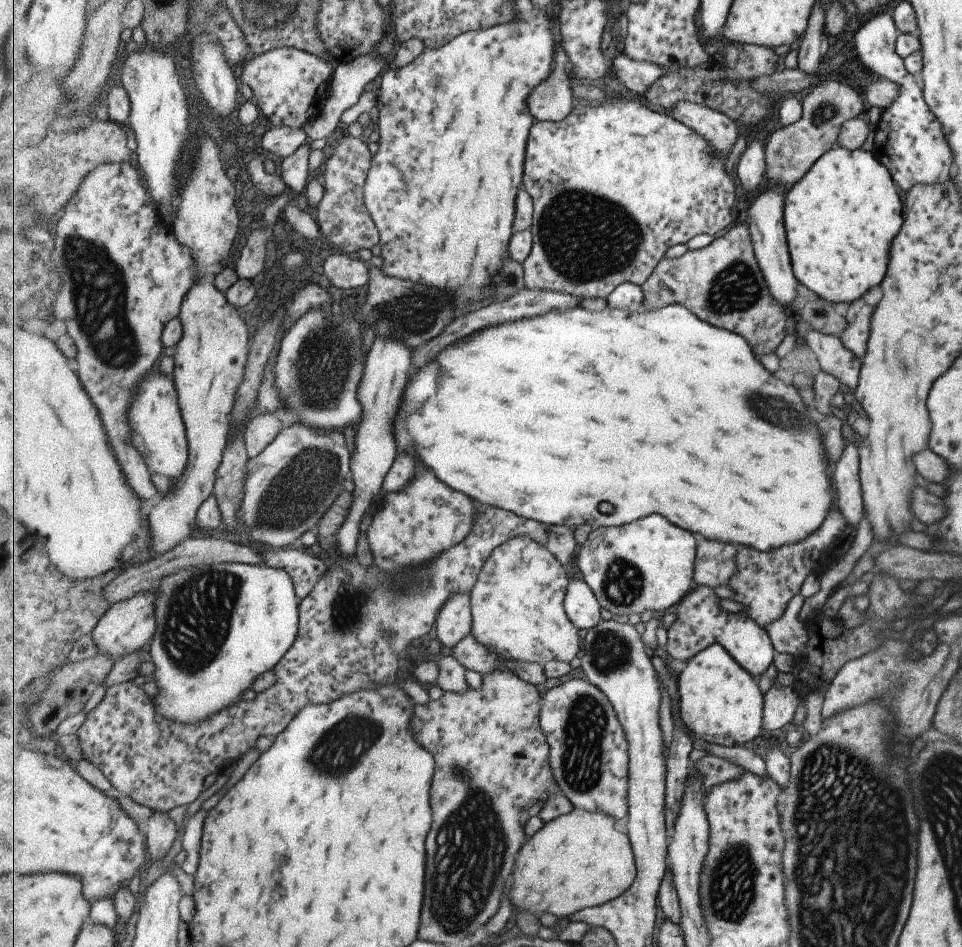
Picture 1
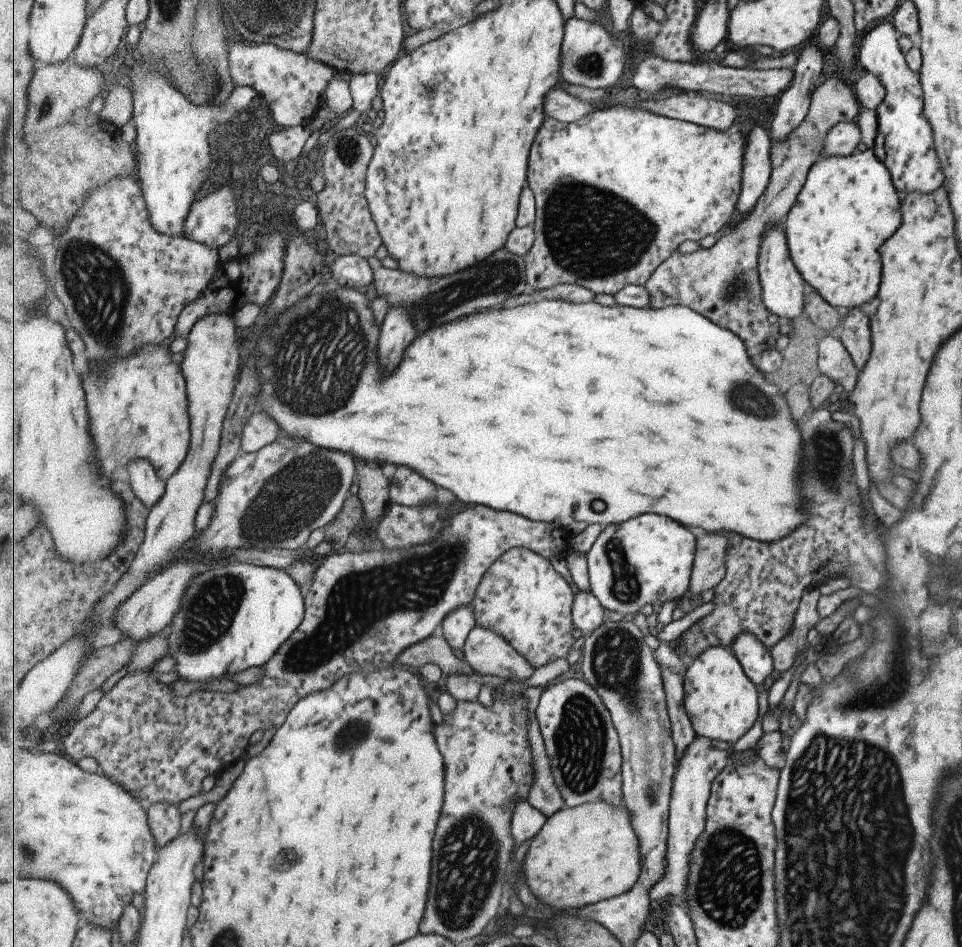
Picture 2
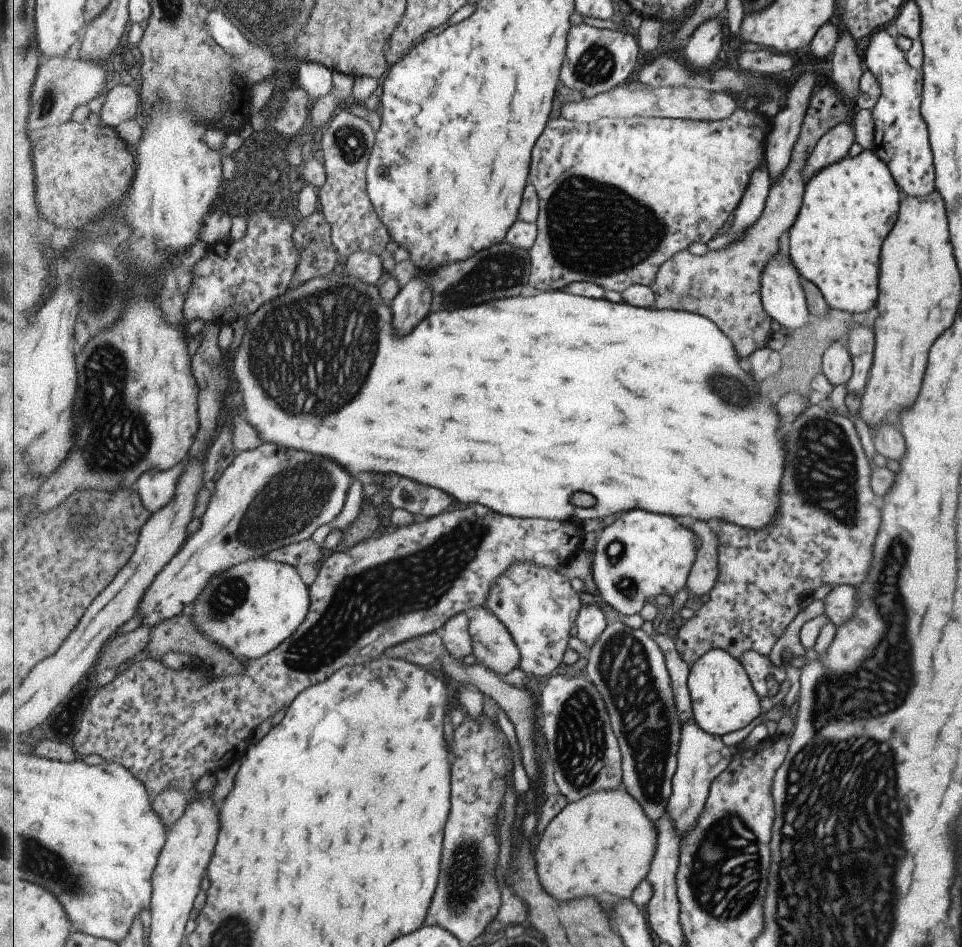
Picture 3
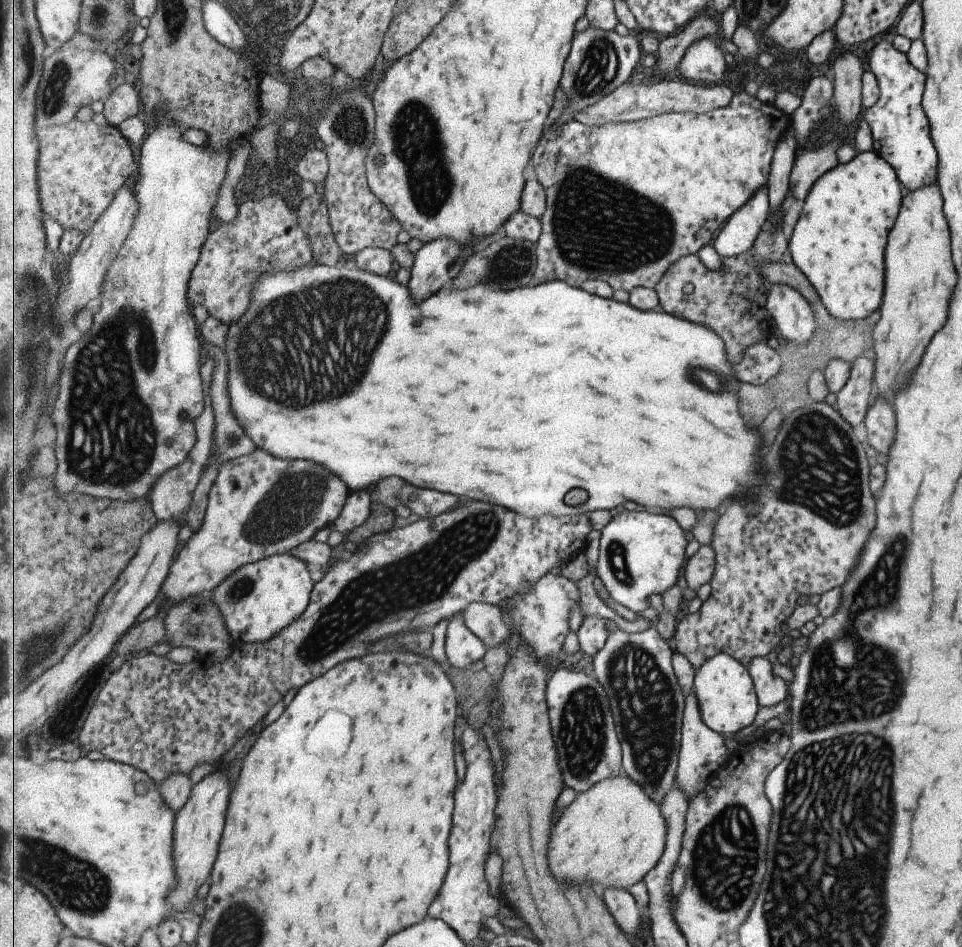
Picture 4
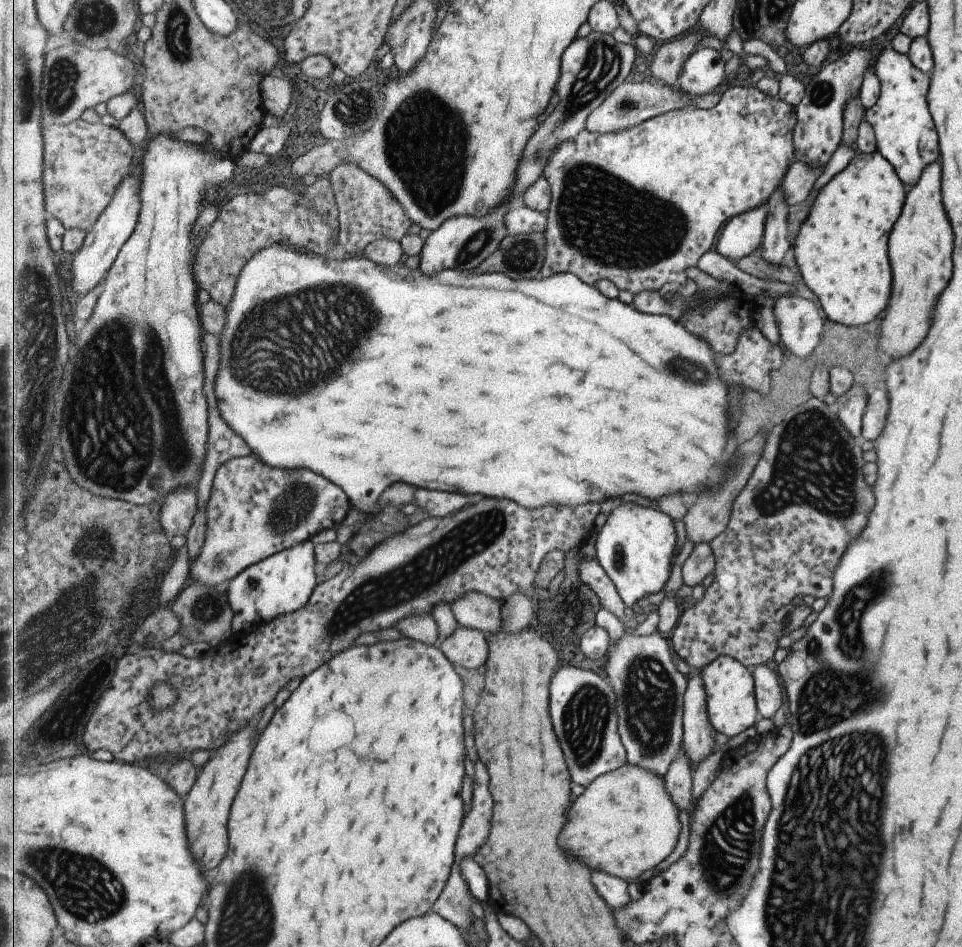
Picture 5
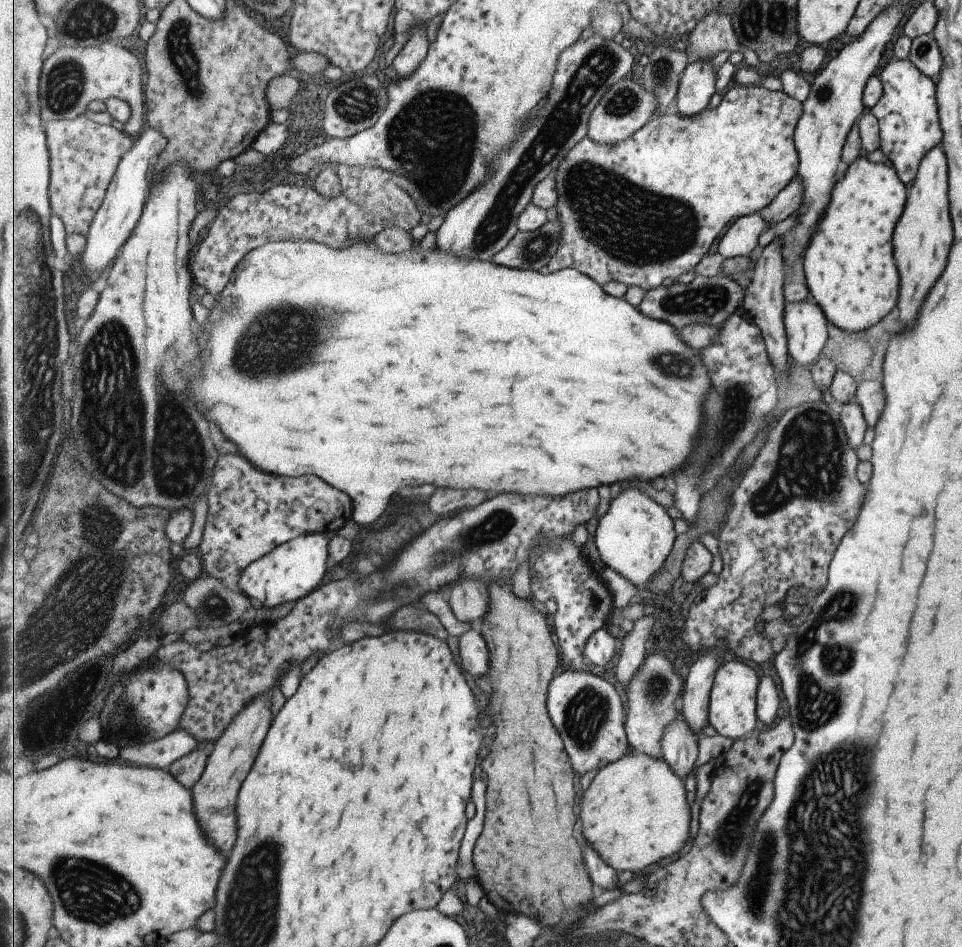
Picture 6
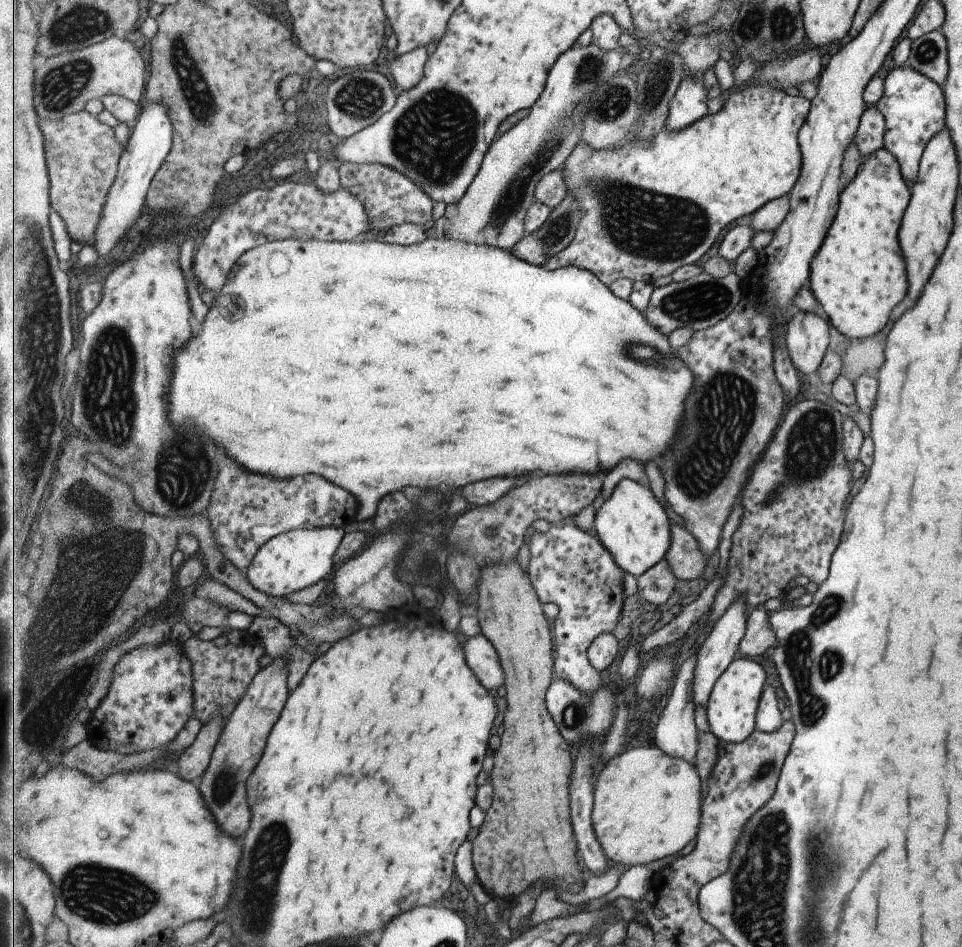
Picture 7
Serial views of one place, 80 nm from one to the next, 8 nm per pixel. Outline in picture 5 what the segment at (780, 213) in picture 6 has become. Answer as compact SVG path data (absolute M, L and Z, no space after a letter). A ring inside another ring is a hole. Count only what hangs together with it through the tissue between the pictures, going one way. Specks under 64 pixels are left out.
M793 160L790 167L787 167L782 180L782 189L788 206L803 202L809 196L813 182L819 178L821 172L821 167L810 167L807 163L803 164L801 161Z

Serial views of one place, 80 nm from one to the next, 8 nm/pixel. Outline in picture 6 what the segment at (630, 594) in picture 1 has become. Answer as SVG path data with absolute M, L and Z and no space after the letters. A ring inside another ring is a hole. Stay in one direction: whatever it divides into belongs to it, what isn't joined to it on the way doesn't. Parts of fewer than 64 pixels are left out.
M622 488L599 520L594 536L604 566L619 573L640 592L647 589L662 571L677 540L669 512L641 490Z

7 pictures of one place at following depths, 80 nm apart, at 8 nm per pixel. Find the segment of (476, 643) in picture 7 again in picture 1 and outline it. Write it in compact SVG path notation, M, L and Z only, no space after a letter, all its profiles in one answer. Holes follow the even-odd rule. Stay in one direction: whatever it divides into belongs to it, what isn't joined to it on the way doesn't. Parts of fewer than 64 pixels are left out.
M455 593L440 608L435 624L434 636L452 649L472 634L472 596L469 593Z

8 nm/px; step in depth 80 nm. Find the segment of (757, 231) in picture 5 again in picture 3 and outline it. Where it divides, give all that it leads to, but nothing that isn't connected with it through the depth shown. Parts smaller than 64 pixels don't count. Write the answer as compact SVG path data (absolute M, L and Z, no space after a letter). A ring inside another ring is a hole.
M763 161L762 165L752 172L749 186L746 188L742 202L739 203L732 227L726 233L715 237L715 240L708 240L705 243L709 251L716 251L730 245L741 235L744 235L744 232L754 222L759 220L762 210L765 208L771 185L772 180L768 169L768 161Z

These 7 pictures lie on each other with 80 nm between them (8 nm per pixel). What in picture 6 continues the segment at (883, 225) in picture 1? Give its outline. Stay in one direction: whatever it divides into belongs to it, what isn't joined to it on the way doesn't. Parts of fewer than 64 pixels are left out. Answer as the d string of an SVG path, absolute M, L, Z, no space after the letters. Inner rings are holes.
M878 148L855 157L839 181L834 182L813 240L809 248L802 252L803 274L809 298L819 305L829 324L845 332L859 332L873 326L895 306L897 270L891 258L891 237L907 198L907 187L899 180L891 161Z

